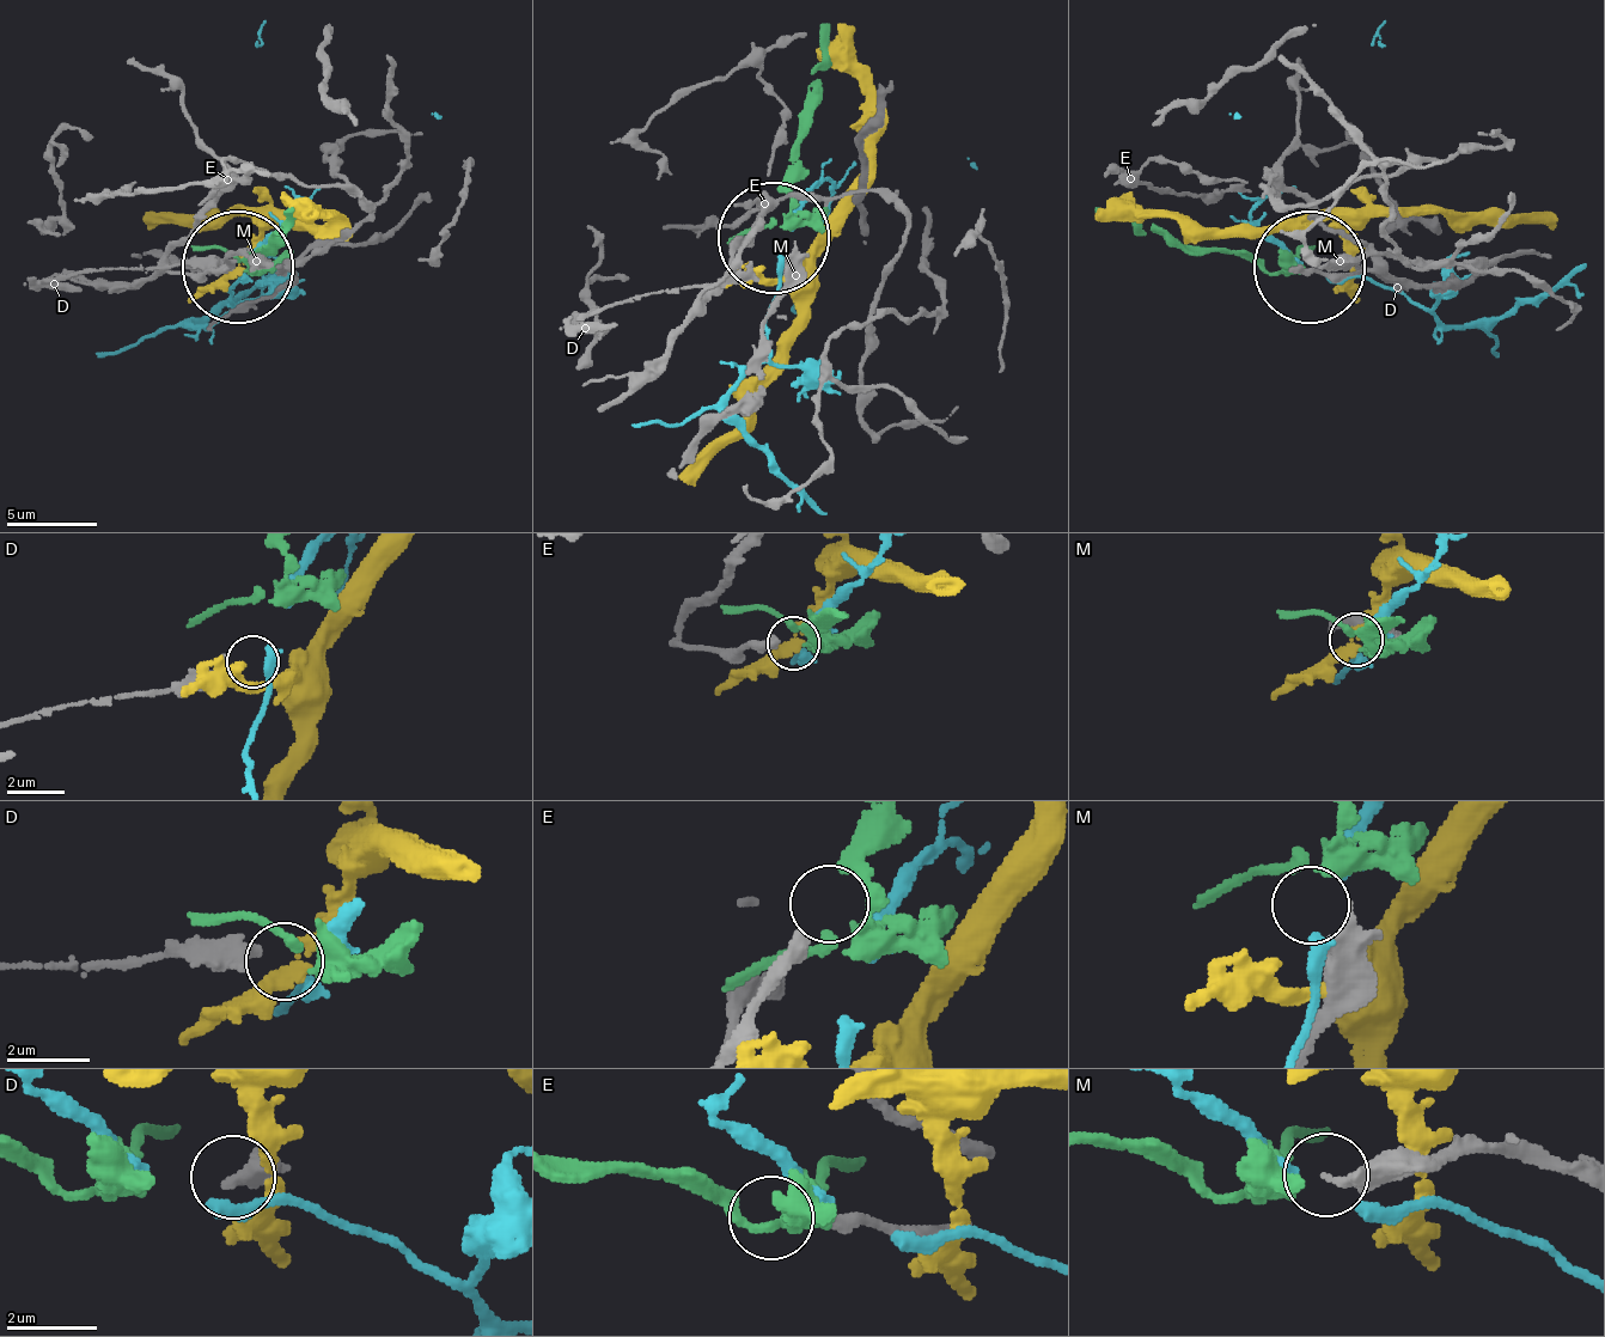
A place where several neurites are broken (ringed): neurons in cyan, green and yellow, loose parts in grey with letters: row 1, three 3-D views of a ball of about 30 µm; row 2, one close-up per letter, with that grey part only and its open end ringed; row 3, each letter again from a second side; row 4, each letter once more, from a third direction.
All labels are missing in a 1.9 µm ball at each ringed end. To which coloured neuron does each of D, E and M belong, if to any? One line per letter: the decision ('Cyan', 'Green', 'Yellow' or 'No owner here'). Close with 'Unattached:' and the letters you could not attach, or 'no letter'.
D: No owner here
E: No owner here
M: Green
Unattached: D, E

